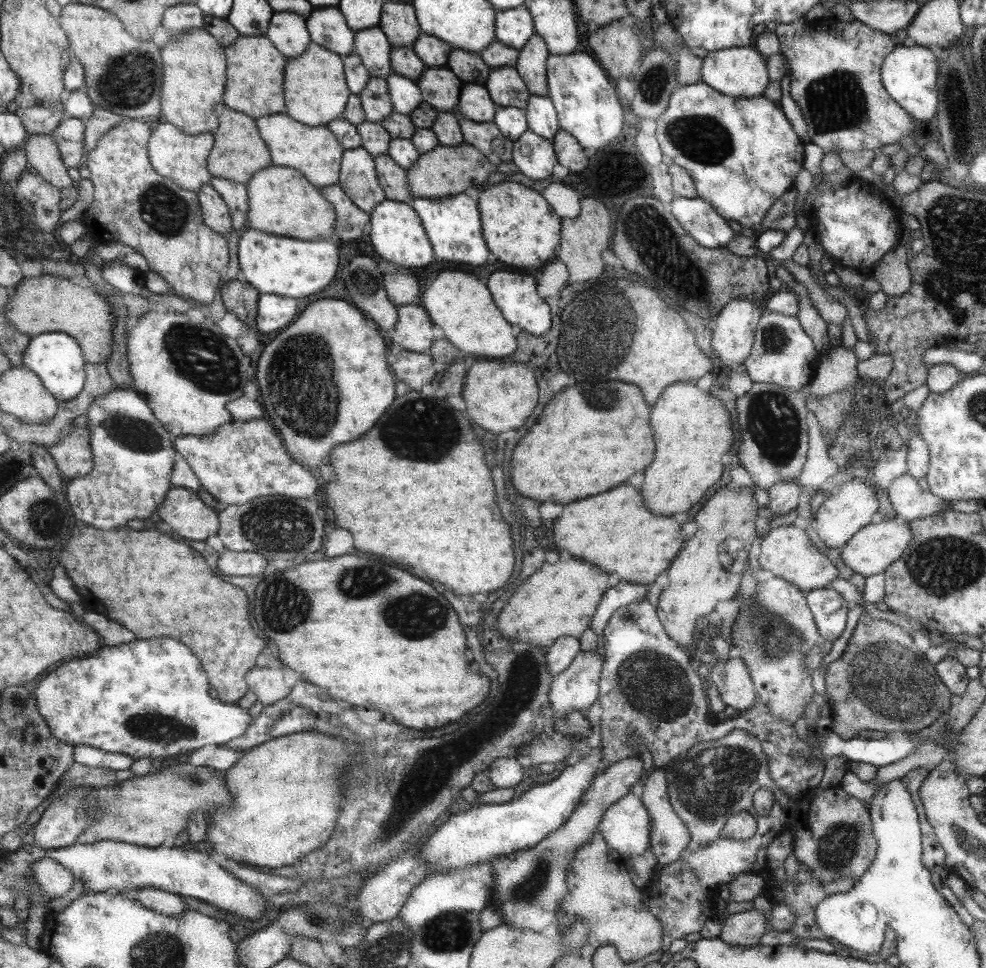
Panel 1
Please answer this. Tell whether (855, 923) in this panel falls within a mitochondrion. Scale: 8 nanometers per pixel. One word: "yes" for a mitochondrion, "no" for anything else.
no

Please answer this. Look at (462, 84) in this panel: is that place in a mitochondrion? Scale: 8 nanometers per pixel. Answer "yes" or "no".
no

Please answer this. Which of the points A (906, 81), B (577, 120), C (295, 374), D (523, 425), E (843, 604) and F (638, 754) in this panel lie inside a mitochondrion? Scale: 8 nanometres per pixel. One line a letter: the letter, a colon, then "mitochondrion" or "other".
A: other
B: other
C: mitochondrion
D: other
E: other
F: other

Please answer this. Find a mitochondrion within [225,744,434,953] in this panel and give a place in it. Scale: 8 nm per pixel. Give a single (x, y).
(324, 920)

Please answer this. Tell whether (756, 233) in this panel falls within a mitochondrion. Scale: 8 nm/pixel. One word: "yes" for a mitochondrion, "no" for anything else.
no

